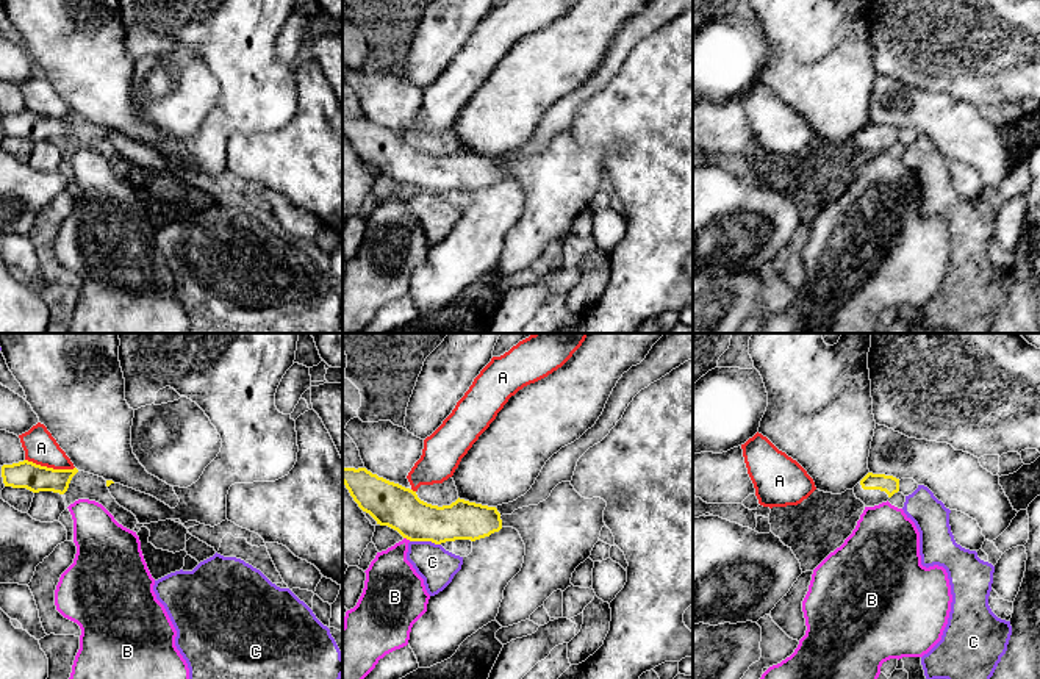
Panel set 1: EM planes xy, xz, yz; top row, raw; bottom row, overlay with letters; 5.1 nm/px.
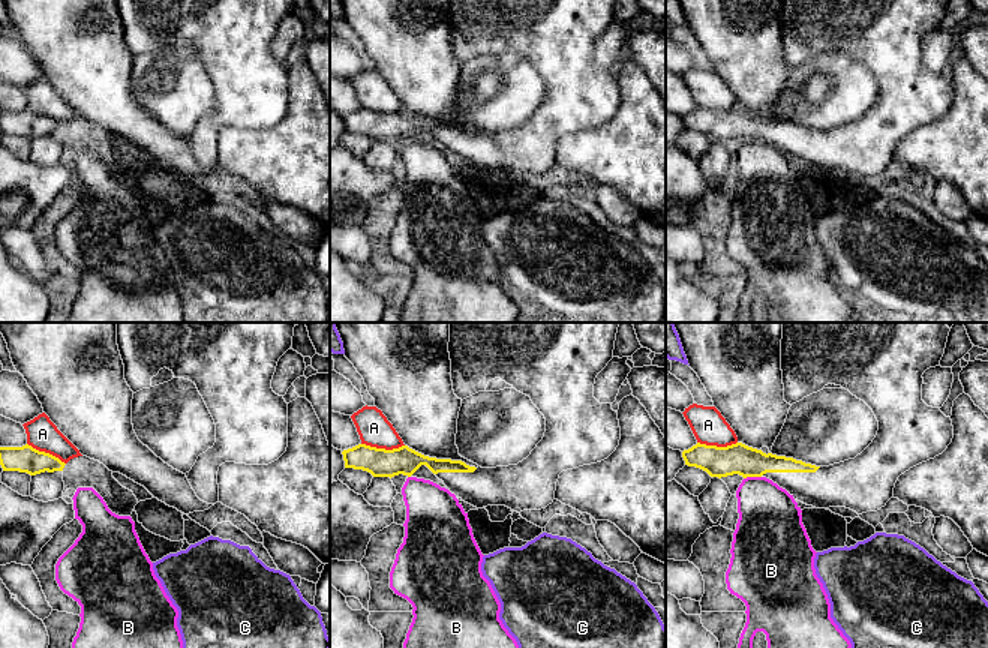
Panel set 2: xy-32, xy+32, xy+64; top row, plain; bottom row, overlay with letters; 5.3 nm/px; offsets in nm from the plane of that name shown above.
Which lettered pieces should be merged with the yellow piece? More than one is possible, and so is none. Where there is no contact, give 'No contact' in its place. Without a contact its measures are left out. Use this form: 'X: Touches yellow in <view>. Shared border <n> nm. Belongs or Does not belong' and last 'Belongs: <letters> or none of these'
A: Touches yellow in xy. Shared border 260 nm. Does not belong
B: Touches yellow in xz. Shared border 40 nm. Does not belong
C: Touches yellow in xz. Shared border 160 nm. Does not belong
Belongs: none of these

